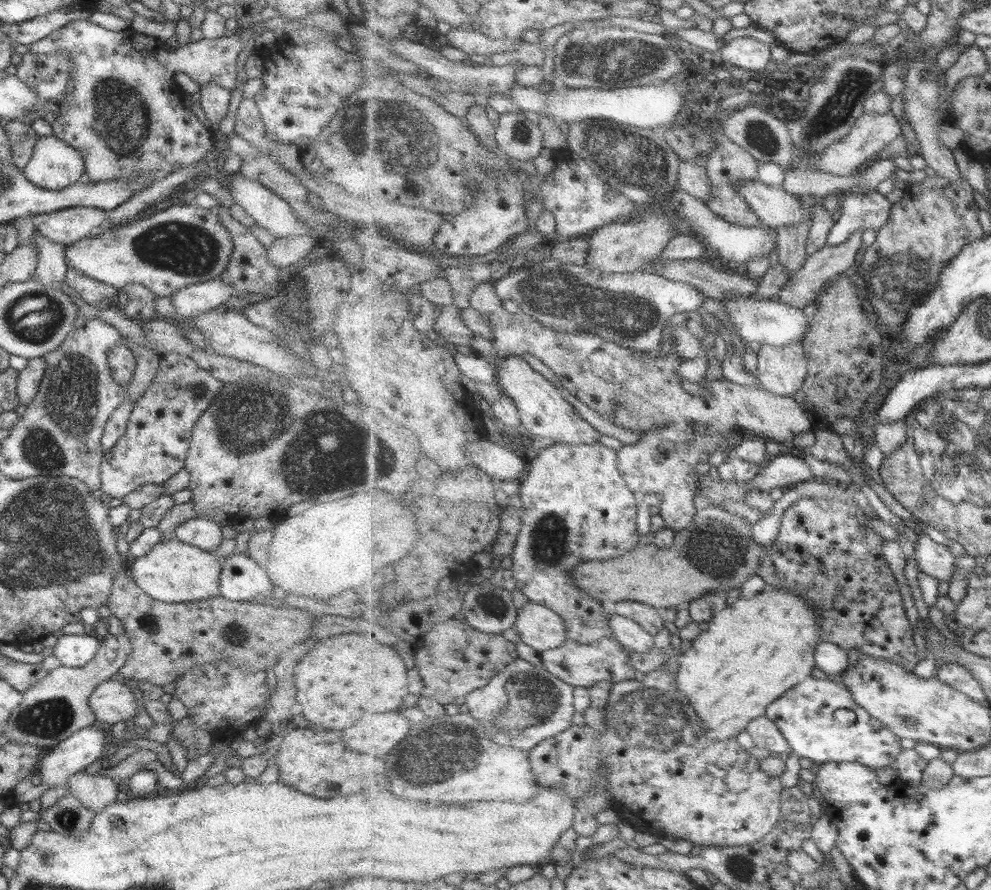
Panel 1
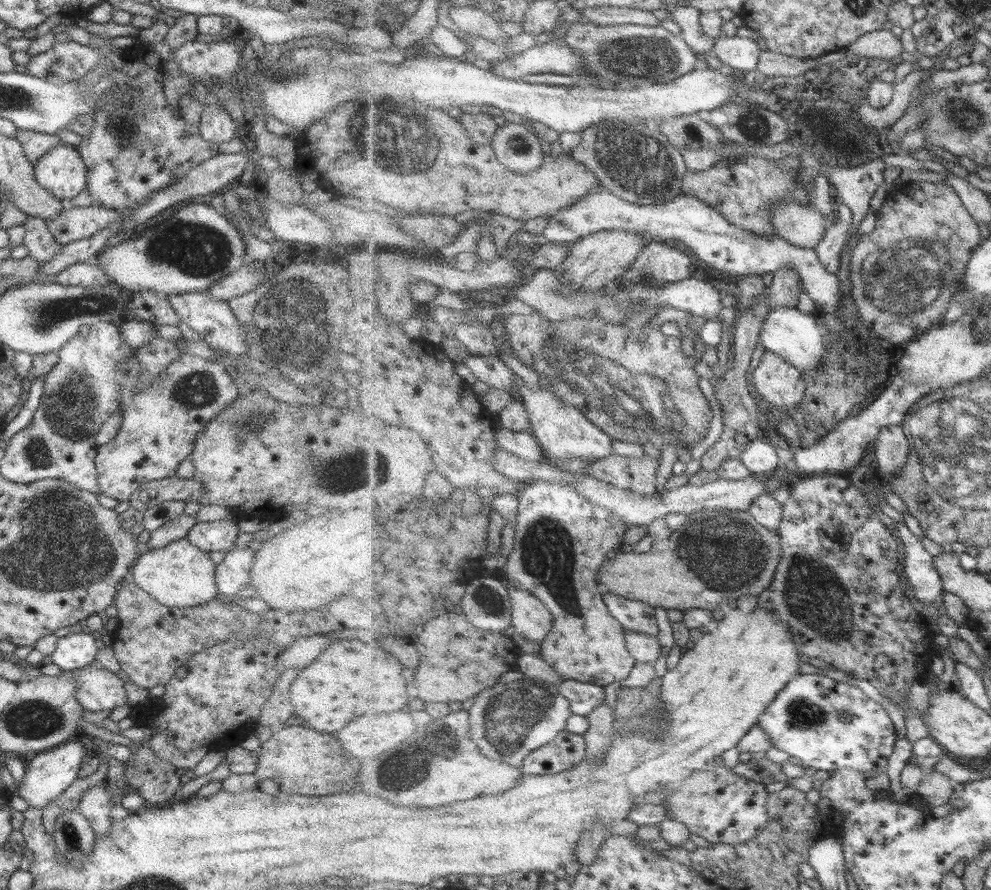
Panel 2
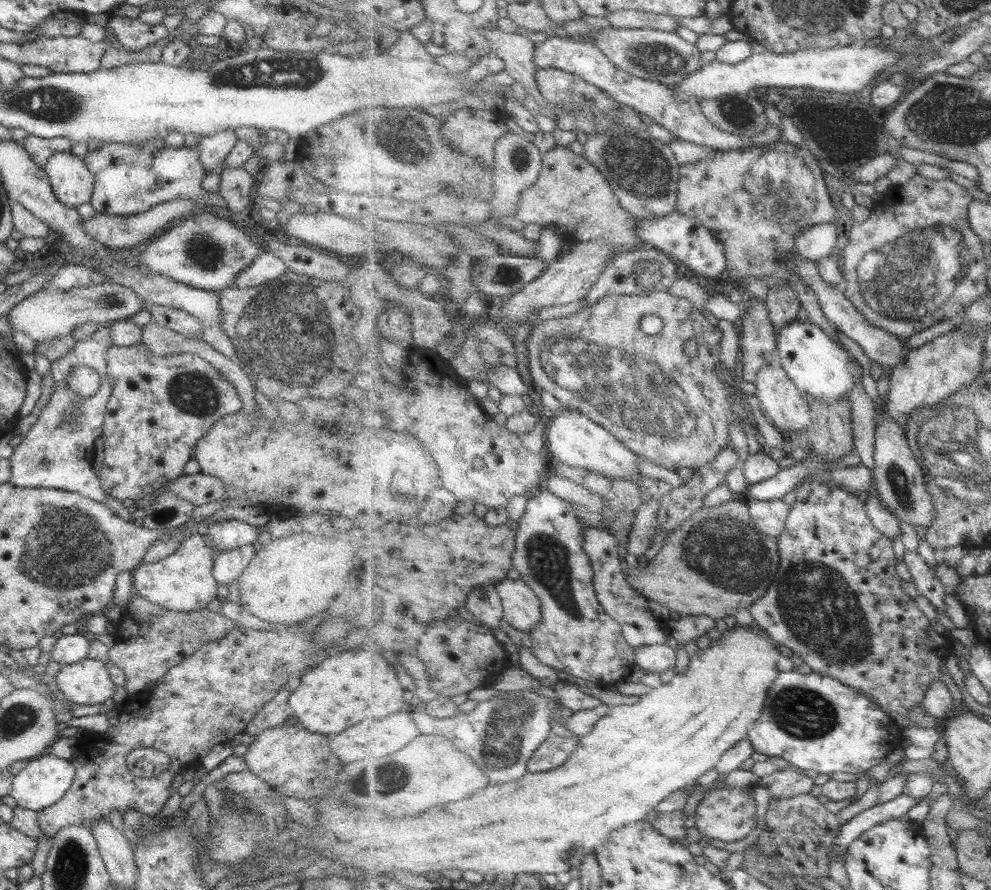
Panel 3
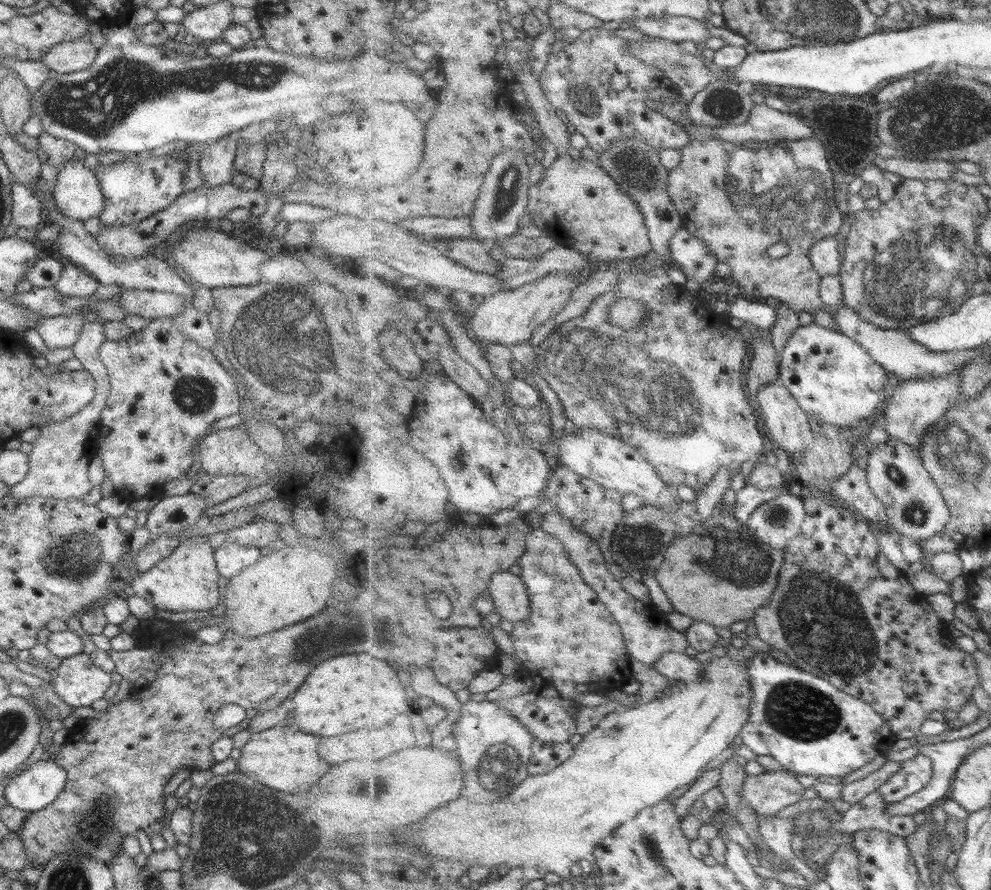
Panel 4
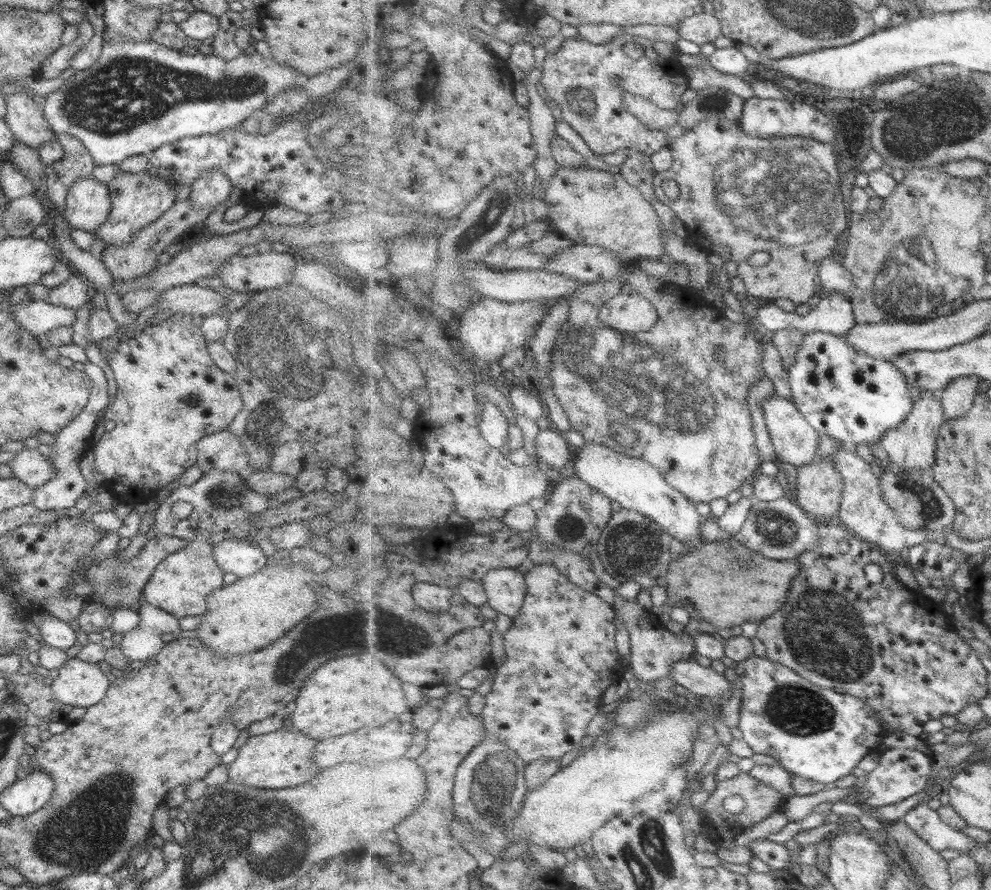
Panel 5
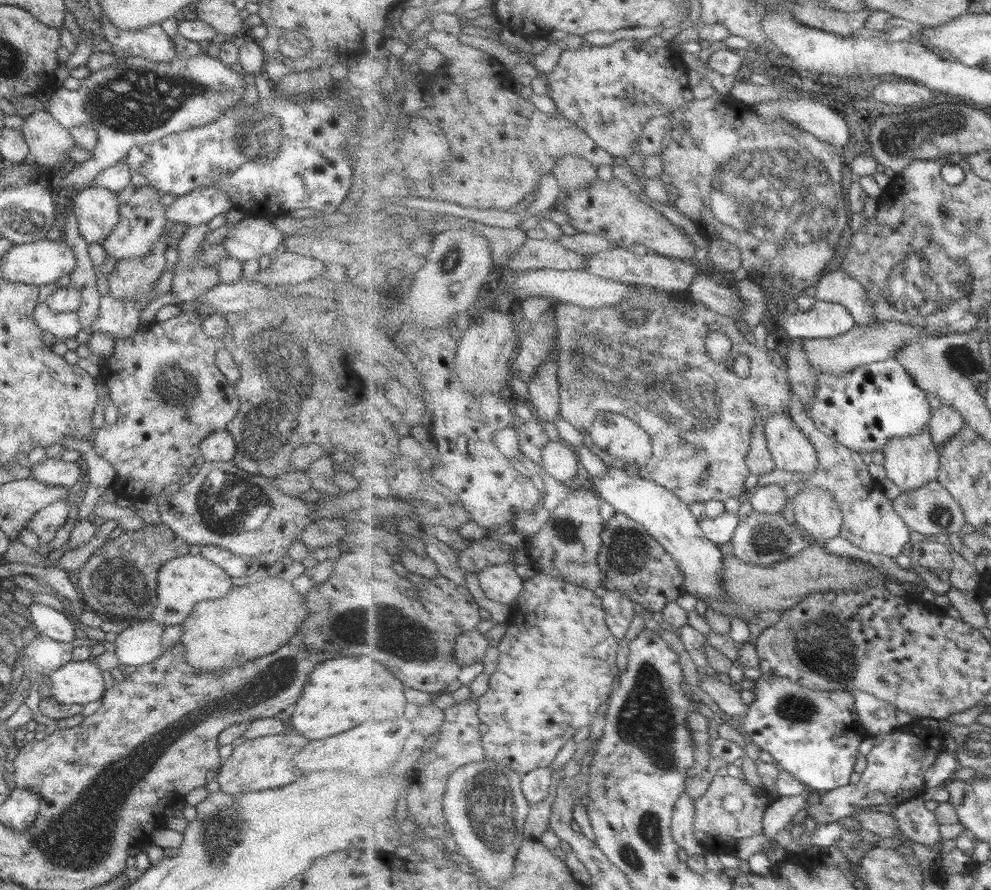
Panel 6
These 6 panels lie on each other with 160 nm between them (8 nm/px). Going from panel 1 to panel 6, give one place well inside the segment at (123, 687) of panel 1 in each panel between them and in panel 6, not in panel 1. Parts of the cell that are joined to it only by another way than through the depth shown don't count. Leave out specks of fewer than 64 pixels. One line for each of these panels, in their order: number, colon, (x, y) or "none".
2: (98, 690)
3: (87, 682)
4: (78, 683)
5: (80, 684)
6: (78, 682)

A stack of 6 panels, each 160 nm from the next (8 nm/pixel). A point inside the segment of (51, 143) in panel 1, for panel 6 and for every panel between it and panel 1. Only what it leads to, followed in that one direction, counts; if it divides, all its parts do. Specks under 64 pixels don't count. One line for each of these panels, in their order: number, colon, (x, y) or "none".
2: (61, 171)
3: (72, 183)
4: (76, 194)
5: (88, 205)
6: (96, 209)

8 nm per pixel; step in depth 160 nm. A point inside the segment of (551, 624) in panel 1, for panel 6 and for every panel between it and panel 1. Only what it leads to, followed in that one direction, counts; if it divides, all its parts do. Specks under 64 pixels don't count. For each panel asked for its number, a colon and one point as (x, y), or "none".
2: (532, 618)
3: (523, 607)
4: (513, 602)
5: (507, 588)
6: (501, 582)

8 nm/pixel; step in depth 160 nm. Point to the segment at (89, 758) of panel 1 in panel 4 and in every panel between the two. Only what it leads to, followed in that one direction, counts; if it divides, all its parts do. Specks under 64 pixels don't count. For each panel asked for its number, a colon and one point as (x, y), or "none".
2: (48, 774)
3: (44, 781)
4: (38, 787)

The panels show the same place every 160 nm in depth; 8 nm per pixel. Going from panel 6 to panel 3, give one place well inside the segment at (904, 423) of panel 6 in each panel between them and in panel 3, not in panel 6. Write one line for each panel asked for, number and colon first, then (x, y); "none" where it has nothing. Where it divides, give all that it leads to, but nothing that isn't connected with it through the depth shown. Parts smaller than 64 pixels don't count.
3: (821, 366)
4: (834, 377)
5: (847, 394)

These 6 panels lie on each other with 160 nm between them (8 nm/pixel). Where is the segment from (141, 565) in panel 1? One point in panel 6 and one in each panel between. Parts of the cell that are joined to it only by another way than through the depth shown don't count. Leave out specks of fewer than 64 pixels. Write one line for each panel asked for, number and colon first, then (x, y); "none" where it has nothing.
2: (177, 574)
3: (183, 581)
4: (188, 579)
5: (180, 584)
6: (183, 581)

